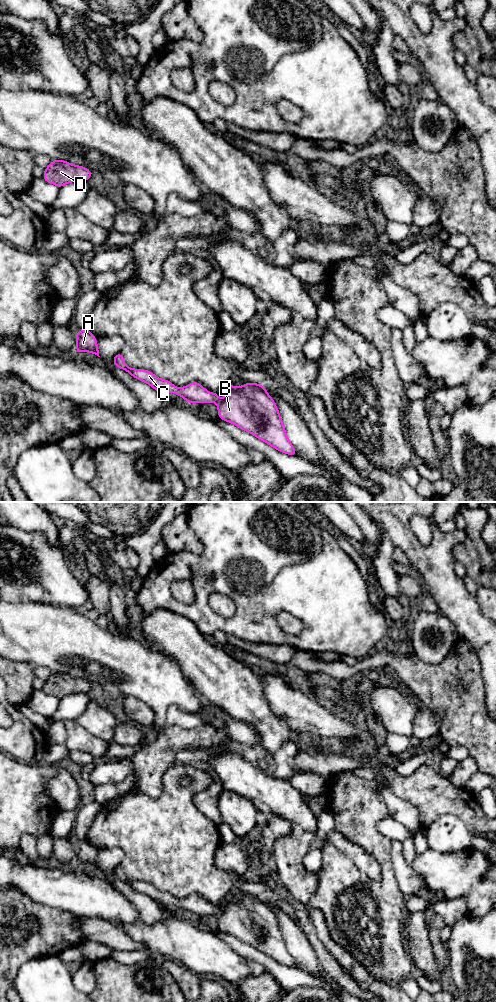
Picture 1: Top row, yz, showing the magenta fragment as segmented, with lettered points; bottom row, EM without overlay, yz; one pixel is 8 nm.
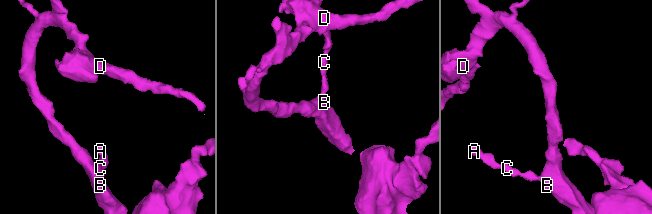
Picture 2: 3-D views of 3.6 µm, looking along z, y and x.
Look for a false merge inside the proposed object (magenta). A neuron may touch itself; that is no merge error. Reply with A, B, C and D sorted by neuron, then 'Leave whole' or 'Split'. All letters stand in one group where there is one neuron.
Groups: A B C D. Leave whole

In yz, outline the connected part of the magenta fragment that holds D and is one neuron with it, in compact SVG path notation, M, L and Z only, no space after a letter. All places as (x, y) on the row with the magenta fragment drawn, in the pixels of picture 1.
M58 159L53 160L51 164L45 168L43 179L61 188L63 185L74 181L88 181L91 173L92 171L83 166L76 166Z

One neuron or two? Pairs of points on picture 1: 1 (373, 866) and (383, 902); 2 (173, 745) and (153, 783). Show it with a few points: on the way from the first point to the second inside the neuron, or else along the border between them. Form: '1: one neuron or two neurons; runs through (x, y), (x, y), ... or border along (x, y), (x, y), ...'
1: two neurons; border along (357, 868), (374, 880), (381, 878)
2: one neuron; runs through (164, 754), (153, 765), (153, 774)

